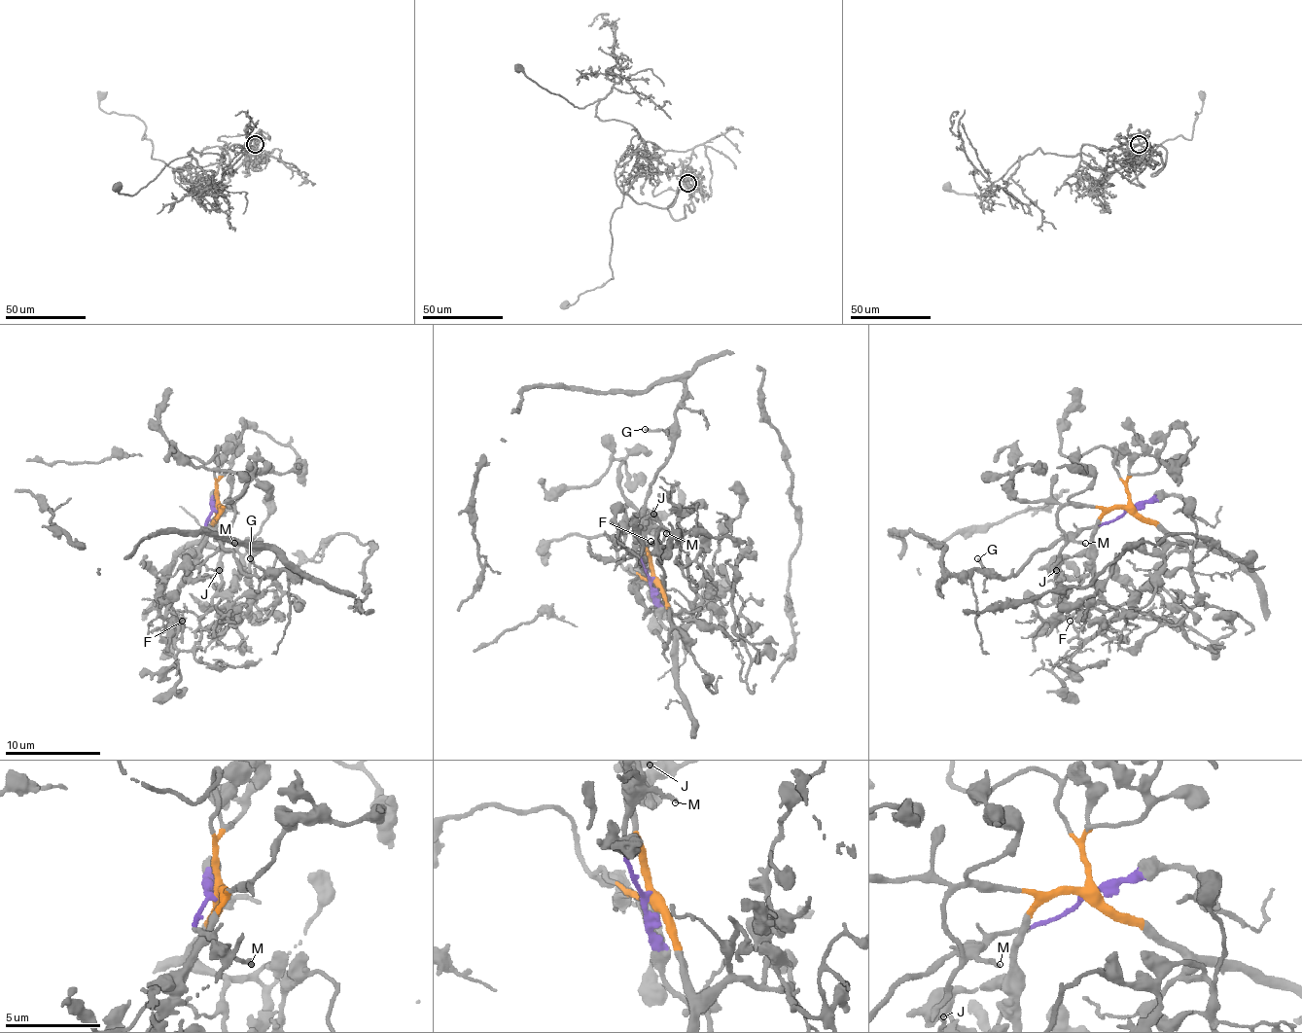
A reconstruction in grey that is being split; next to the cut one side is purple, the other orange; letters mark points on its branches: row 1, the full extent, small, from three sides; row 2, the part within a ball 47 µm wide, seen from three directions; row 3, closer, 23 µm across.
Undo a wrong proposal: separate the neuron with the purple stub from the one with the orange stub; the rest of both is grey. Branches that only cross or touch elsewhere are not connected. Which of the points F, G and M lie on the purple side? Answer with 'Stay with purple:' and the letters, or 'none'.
Stay with purple: G, M

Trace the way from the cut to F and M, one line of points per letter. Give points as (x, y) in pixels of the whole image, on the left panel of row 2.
F: (217, 511), (221, 508), (181, 591), (170, 606), (178, 627), (177, 640), (182, 621)
M: (215, 511), (207, 527), (234, 544)

